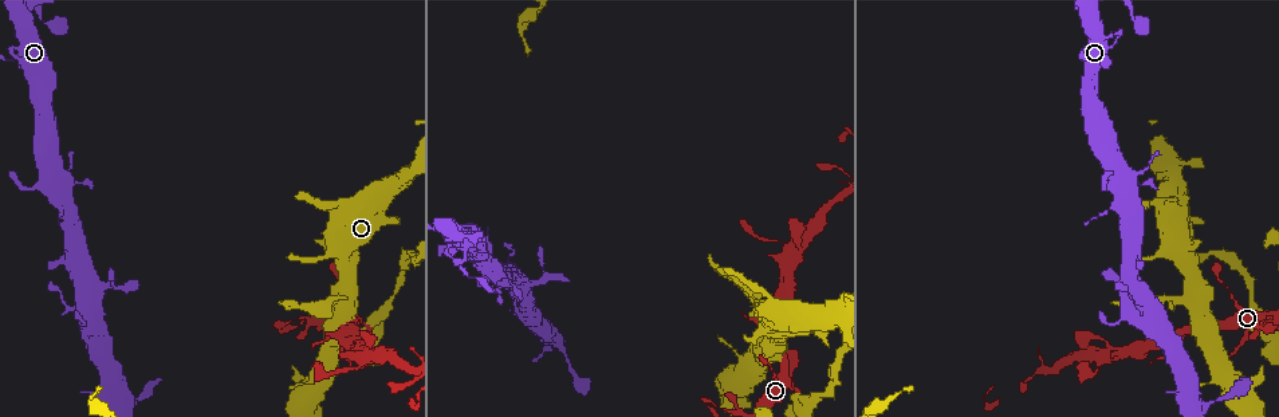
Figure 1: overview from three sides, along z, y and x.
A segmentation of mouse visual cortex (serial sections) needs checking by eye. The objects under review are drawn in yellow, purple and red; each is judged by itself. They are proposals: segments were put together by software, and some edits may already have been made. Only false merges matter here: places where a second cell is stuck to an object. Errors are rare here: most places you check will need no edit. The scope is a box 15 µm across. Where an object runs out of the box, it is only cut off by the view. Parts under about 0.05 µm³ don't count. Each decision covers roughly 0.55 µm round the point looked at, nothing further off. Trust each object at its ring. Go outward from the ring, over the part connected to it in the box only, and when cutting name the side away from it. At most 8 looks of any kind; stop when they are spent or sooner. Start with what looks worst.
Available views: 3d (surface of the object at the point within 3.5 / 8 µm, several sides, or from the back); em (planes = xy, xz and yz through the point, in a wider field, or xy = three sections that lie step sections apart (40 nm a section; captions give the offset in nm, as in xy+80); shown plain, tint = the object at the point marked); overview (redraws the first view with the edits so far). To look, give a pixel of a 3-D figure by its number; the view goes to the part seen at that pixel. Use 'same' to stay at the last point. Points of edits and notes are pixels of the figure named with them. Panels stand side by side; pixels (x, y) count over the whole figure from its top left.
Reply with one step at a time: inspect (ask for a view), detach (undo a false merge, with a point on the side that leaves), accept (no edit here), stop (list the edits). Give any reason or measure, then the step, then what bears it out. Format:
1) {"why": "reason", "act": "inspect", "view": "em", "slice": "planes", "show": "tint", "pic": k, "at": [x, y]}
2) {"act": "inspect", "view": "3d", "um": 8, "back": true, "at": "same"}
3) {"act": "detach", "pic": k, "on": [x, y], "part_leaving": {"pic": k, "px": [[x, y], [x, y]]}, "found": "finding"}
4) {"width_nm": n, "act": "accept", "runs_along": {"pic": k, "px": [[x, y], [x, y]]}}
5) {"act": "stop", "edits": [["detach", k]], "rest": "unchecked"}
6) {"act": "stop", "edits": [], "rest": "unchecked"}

{"why": "abrupt turn", "act": "inspect", "view": "3d", "um": 3.5, "pic": 1, "at": [1265, 319]}

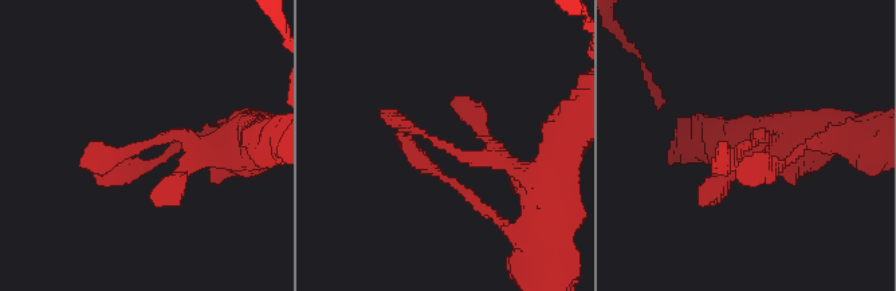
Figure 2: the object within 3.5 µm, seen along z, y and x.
{"act": "inspect", "view": "em", "slice": "xy", "step": 2, "show": "tint", "pic": 2, "at": [446, 144]}

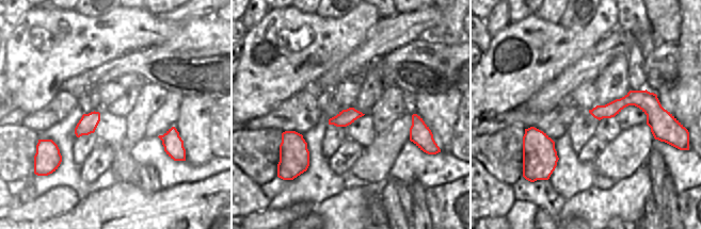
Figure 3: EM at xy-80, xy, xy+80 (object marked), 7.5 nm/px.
{"act": "accept", "runs_along": {"pic": 2, "px": [[223, 158], [161, 137], [107, 166], [129, 170]]}, "found": "all the same cell"}

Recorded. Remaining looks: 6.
{"why": "abrupt turn", "act": "inspect", "view": "em", "slice": "xy", "step": 1, "show": "tint", "pic": 1, "at": [102, 286]}

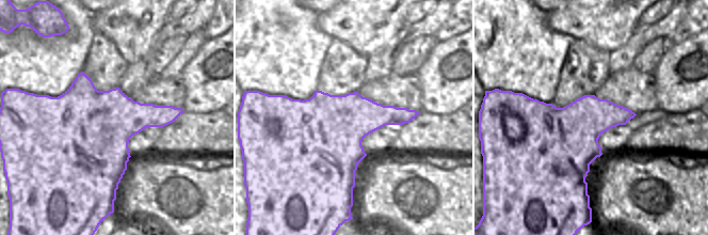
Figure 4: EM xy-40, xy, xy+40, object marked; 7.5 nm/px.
{"act": "inspect", "view": "3d", "um": 3.5, "back": true, "at": "same"}

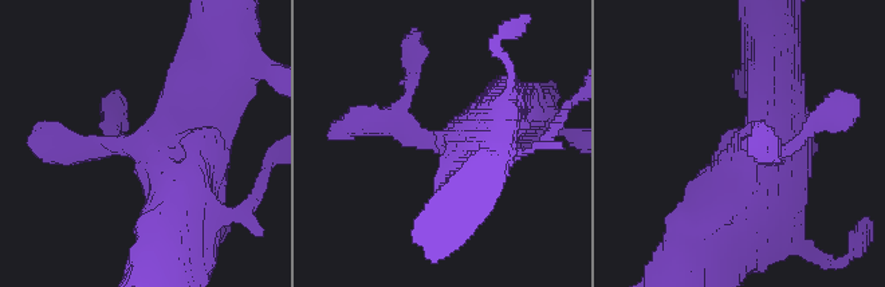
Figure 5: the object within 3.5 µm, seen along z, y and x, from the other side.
{"act": "accept", "runs_along": {"pic": 5, "px": [[775, 136], [680, 272]]}, "found": "one cell here"}

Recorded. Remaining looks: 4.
{"act": "inspect", "view": "3d", "um": 3.5, "pic": 1, "at": [343, 300]}

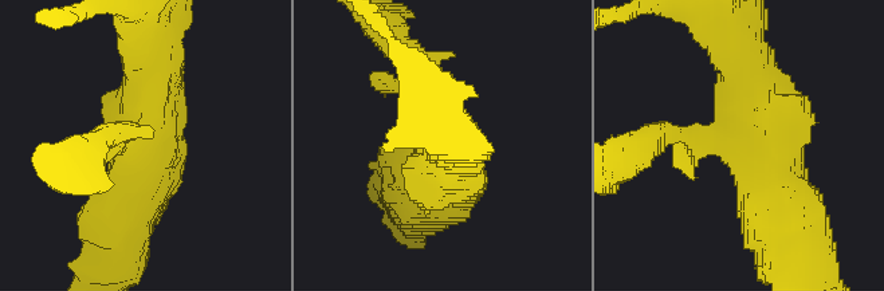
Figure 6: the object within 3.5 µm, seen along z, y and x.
{"act": "inspect", "view": "em", "slice": "xy", "step": 1, "show": "tint", "pic": 6, "at": [138, 140]}

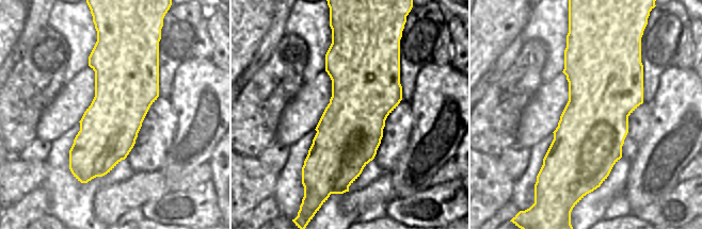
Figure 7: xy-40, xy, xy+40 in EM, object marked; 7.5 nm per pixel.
{"width_nm": 500, "act": "accept", "runs_along": {"pic": 6, "px": [[731, 27], [769, 114], [777, 196]]}, "found": "all the same cell"}

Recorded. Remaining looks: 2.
{"why": "a fork", "act": "inspect", "view": "3d", "um": 3.5, "pic": 1, "at": [1197, 404]}

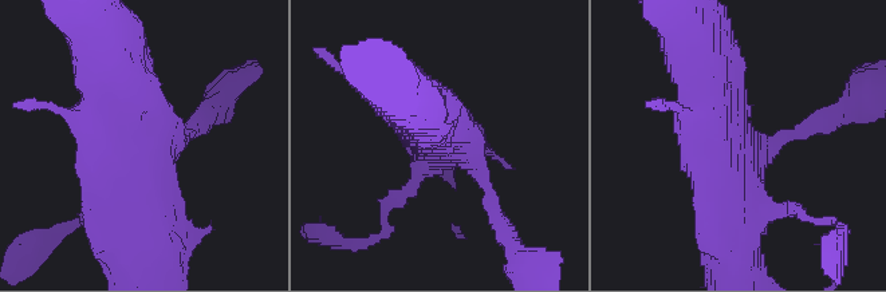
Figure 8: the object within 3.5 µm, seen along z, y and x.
{"why": "need the tissue", "act": "inspect", "view": "em", "slice": "xy", "step": 1, "show": "tint", "pic": 8, "at": [458, 142]}

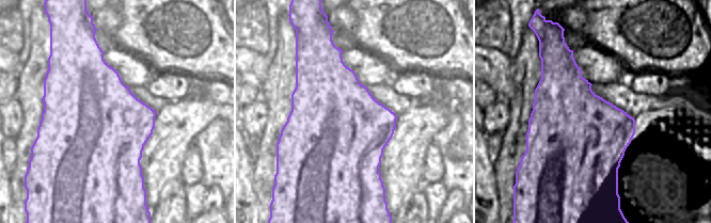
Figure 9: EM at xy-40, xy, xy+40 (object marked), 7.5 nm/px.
{"act": "accept", "runs_along": {"pic": 8, "px": [[406, 97], [476, 160], [488, 197]]}, "found": "one cell here"}

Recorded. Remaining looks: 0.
{"act": "stop", "edits": [], "rest": "unchecked"}

